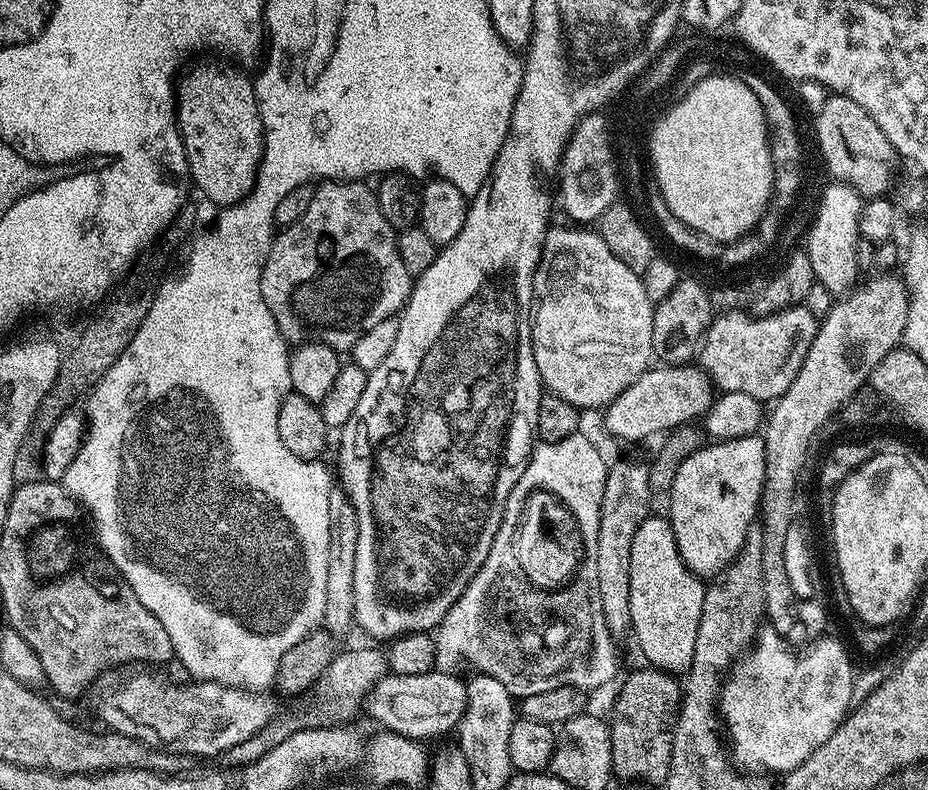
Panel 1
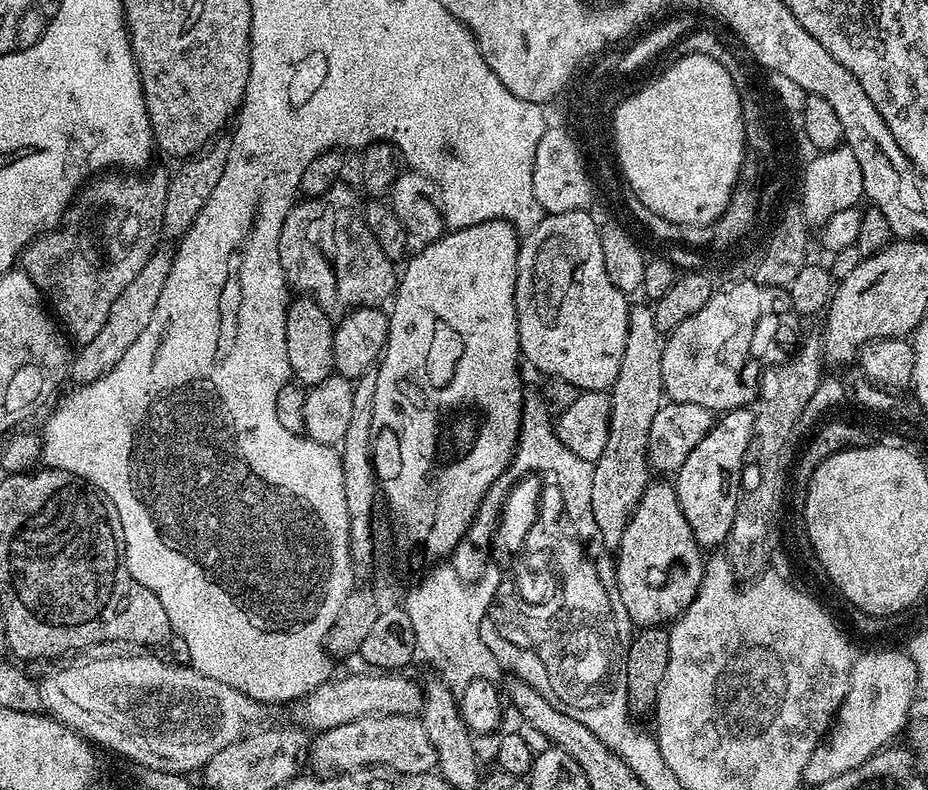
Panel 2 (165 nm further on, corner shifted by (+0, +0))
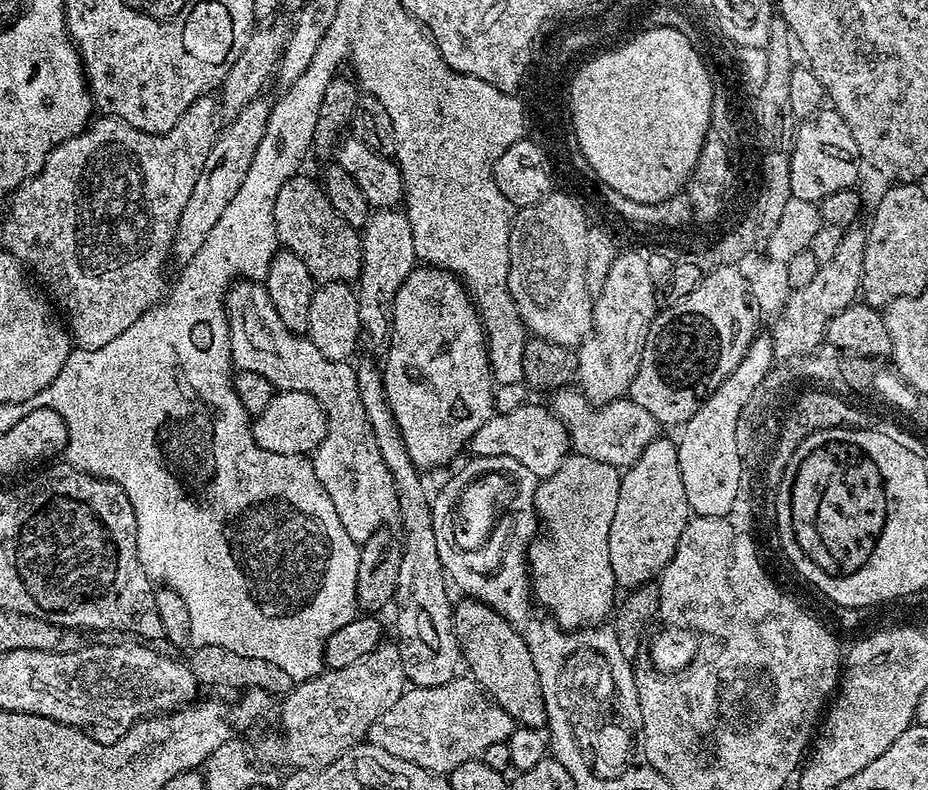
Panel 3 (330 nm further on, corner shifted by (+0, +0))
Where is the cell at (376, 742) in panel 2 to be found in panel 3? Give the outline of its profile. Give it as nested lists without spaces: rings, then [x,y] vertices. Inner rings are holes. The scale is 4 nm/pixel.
[[[453,678],[437,688],[409,687],[394,704],[369,728],[367,739],[373,744],[382,746],[386,754],[394,754],[394,758],[402,758],[406,762],[414,762],[414,766],[422,766],[422,770],[437,774],[451,774],[462,762],[479,760],[486,749],[499,743],[507,742],[518,725],[515,720],[491,700],[488,693],[471,678]]]

